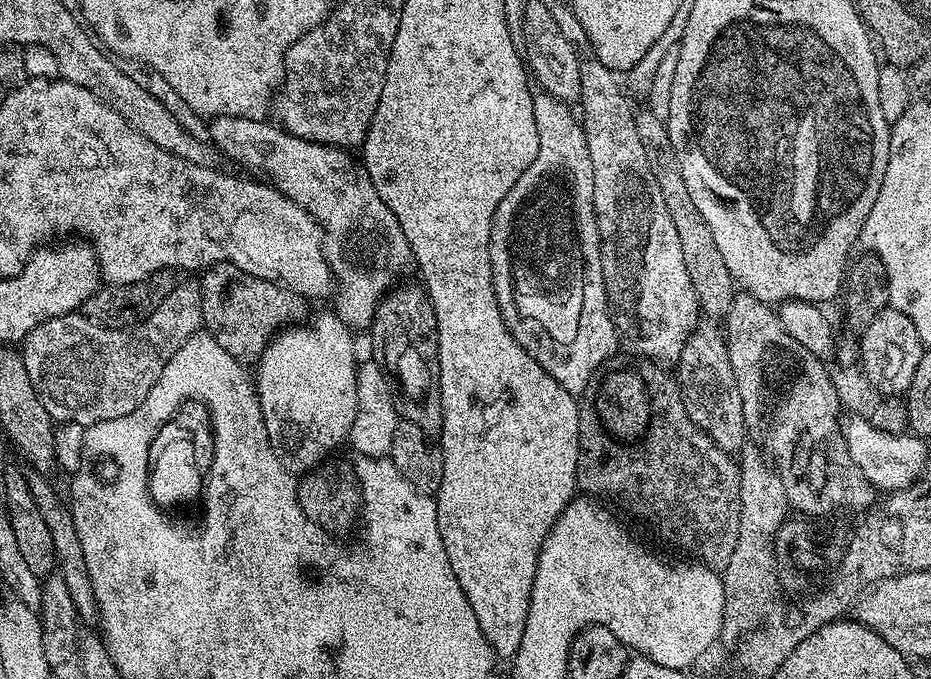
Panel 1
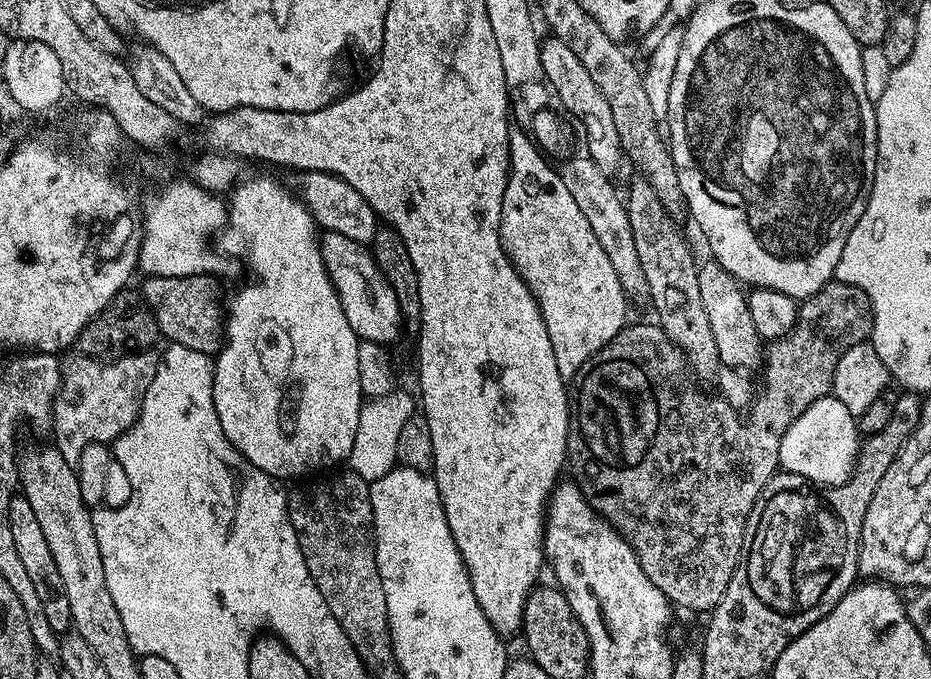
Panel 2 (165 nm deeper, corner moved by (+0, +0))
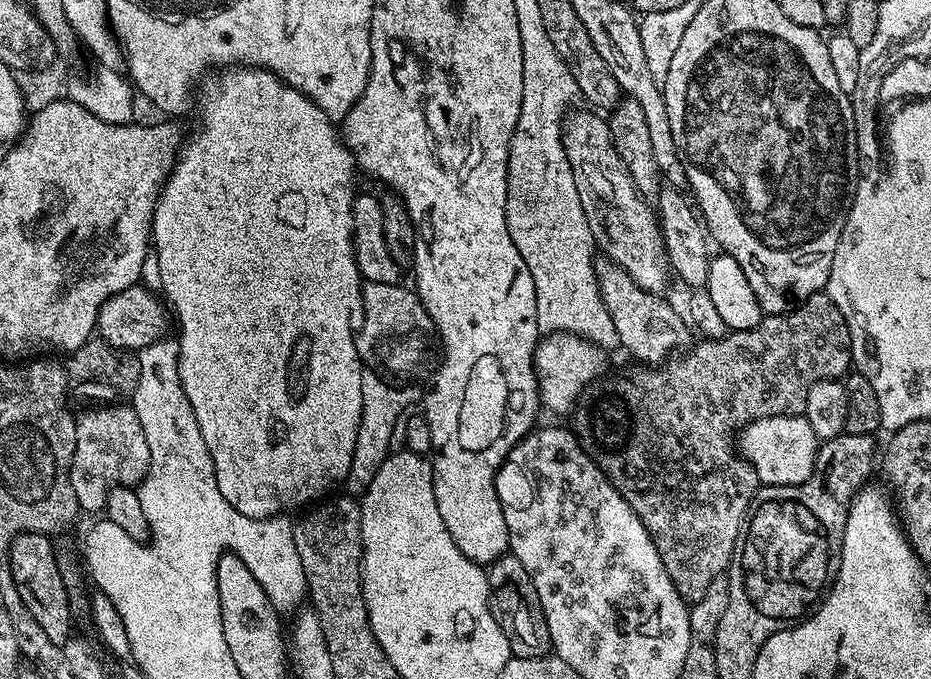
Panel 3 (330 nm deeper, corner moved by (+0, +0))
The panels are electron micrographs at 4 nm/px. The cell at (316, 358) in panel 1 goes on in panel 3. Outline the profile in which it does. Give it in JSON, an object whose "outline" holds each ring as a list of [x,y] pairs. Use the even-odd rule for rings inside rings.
{"outline":[[[228,66],[221,72],[224,72],[221,76],[209,75],[209,80],[199,85],[200,129],[183,141],[176,163],[156,199],[150,244],[160,271],[159,291],[166,297],[175,323],[176,320],[180,323],[182,390],[190,402],[190,410],[194,410],[198,430],[202,430],[202,442],[210,450],[218,490],[222,490],[238,514],[264,520],[267,516],[295,513],[327,497],[335,484],[347,481],[350,458],[354,458],[354,442],[362,418],[362,361],[356,349],[354,326],[364,321],[364,284],[352,249],[354,161],[348,145],[338,135],[337,125],[314,106],[309,96],[285,84],[274,72],[251,66]]]}

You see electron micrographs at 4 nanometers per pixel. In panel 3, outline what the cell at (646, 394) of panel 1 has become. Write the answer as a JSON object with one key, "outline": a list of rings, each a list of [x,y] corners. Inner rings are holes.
{"outline":[[[824,290],[787,312],[765,315],[753,329],[729,331],[723,338],[701,341],[662,364],[632,366],[636,368],[625,376],[601,378],[589,384],[574,409],[574,431],[585,454],[604,471],[618,494],[626,498],[630,510],[638,514],[658,550],[658,558],[662,558],[662,566],[666,566],[666,574],[670,574],[670,582],[674,582],[685,602],[702,598],[710,582],[727,573],[748,504],[761,487],[752,465],[738,458],[733,441],[728,441],[728,428],[739,429],[763,416],[799,416],[806,406],[810,386],[843,377],[853,367],[846,318]],[[716,395],[728,395],[725,408],[716,404]]]}

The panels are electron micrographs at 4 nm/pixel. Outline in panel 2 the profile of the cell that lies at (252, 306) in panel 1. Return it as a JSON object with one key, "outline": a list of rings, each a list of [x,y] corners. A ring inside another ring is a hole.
{"outline":[[[208,274],[182,278],[150,276],[143,281],[142,287],[142,299],[154,314],[161,337],[174,344],[190,346],[190,350],[198,350],[209,358],[215,357],[222,347],[225,321],[212,280]]]}

